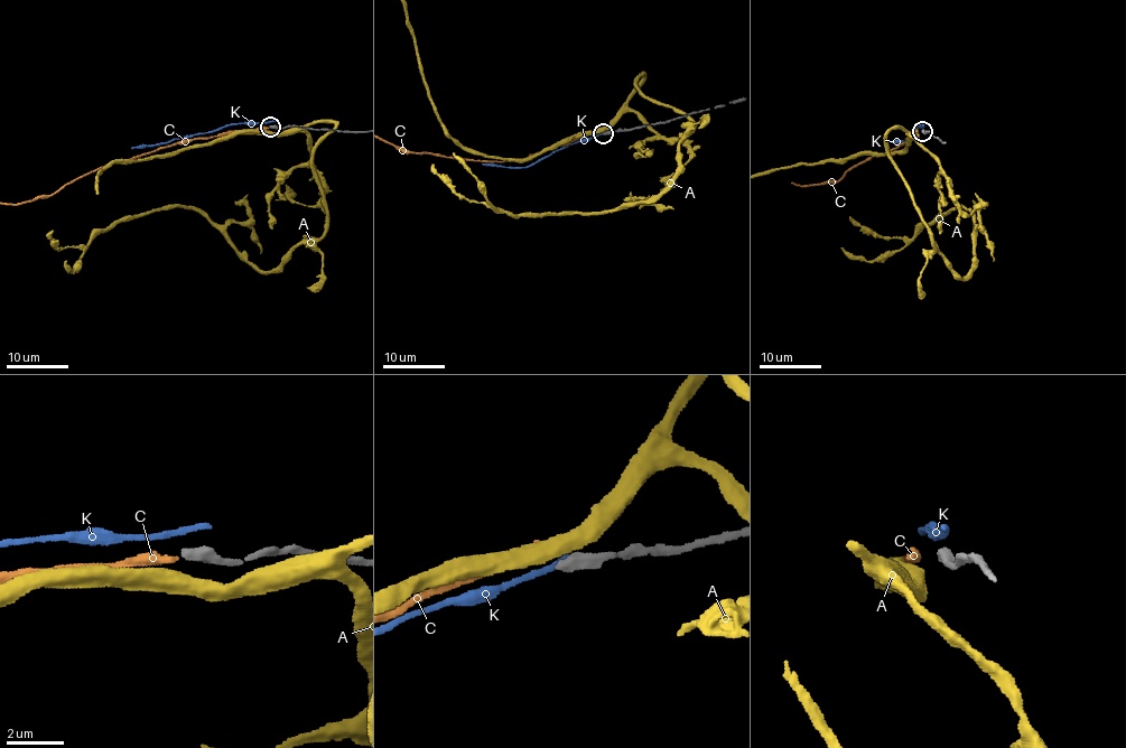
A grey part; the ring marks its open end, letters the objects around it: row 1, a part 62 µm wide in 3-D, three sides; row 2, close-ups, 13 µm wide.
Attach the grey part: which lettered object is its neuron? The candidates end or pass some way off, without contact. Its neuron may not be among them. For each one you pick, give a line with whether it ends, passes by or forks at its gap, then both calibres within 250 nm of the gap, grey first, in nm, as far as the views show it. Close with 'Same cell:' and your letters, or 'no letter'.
Same cell: no letter

